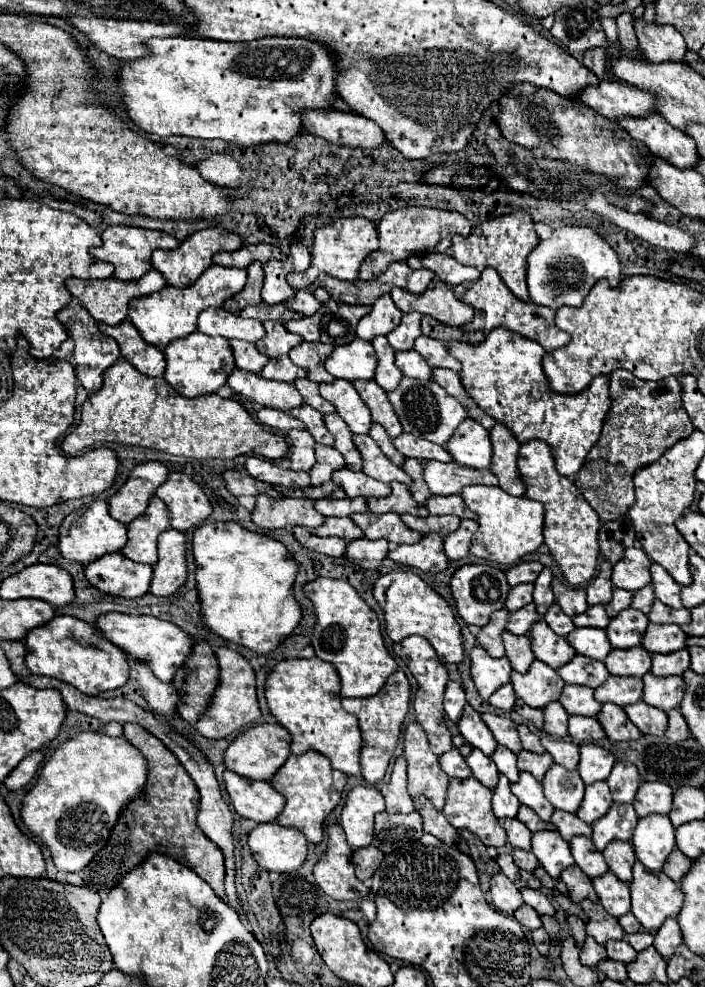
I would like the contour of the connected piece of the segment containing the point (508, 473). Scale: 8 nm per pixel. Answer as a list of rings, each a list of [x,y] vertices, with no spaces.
[[[496,423],[490,429],[490,441],[492,441],[492,461],[490,461],[490,471],[498,477],[498,485],[514,497],[524,495],[524,483],[518,477],[518,449],[520,443],[516,437],[508,431],[506,425]]]

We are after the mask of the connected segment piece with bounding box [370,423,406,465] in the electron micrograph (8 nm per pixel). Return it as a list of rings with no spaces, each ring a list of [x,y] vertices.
[[[372,423],[372,427],[370,427],[370,437],[380,445],[382,453],[384,453],[390,461],[394,461],[396,465],[398,465],[398,463],[402,463],[402,459],[406,459],[402,453],[398,453],[398,451],[394,449],[392,439],[390,439],[390,435],[384,431],[384,427],[382,427],[382,425]]]

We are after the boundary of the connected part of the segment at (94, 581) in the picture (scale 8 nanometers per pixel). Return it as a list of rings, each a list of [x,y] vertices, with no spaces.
[[[110,553],[92,561],[84,569],[84,575],[90,585],[108,595],[136,599],[148,593],[152,567],[130,561],[122,553]]]

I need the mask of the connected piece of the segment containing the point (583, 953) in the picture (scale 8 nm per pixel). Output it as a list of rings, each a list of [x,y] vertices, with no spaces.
[[[586,937],[582,949],[580,949],[580,963],[586,967],[596,967],[602,959],[606,959],[606,949],[598,945],[592,937]]]

